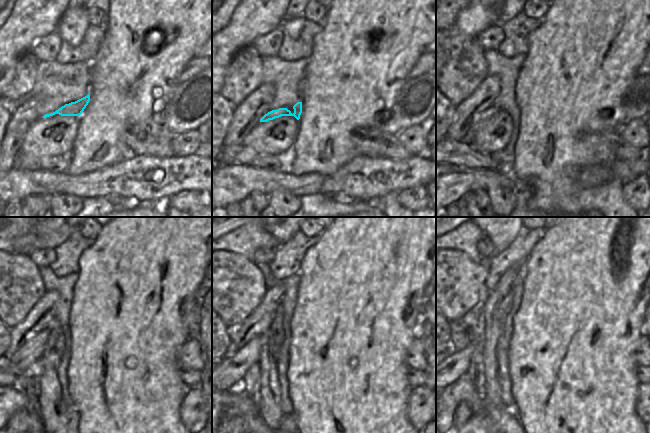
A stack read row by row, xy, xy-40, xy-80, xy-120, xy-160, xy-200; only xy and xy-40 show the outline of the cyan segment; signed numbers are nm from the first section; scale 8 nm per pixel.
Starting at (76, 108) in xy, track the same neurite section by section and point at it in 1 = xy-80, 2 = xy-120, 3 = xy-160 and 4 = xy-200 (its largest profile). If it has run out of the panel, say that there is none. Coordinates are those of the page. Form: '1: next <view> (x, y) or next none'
1: next xy-80 (481, 120)
2: next xy-120 (28, 354)
3: next xy-160 (232, 368)
4: next xy-200 (456, 364)

